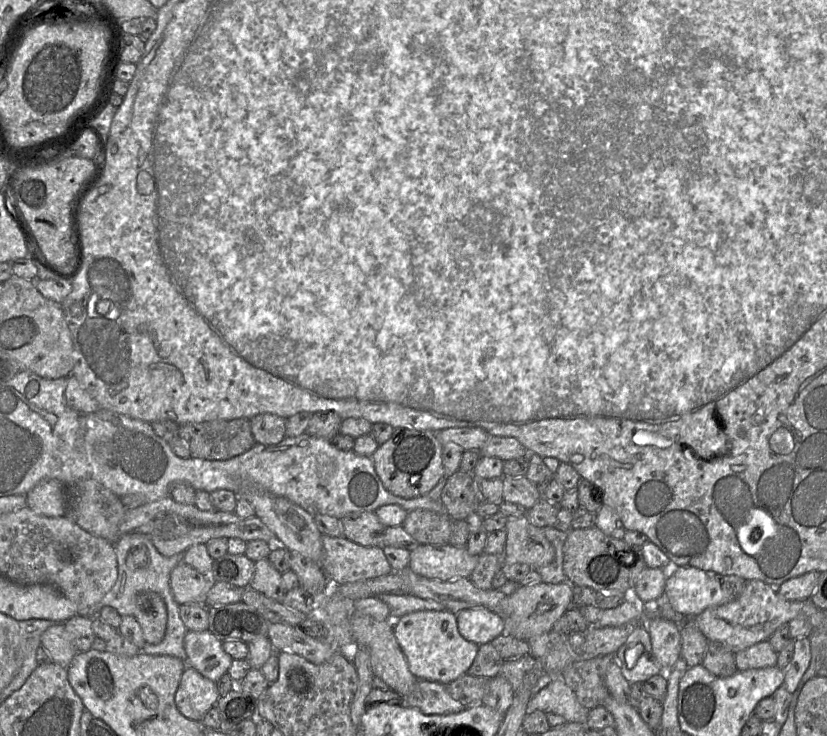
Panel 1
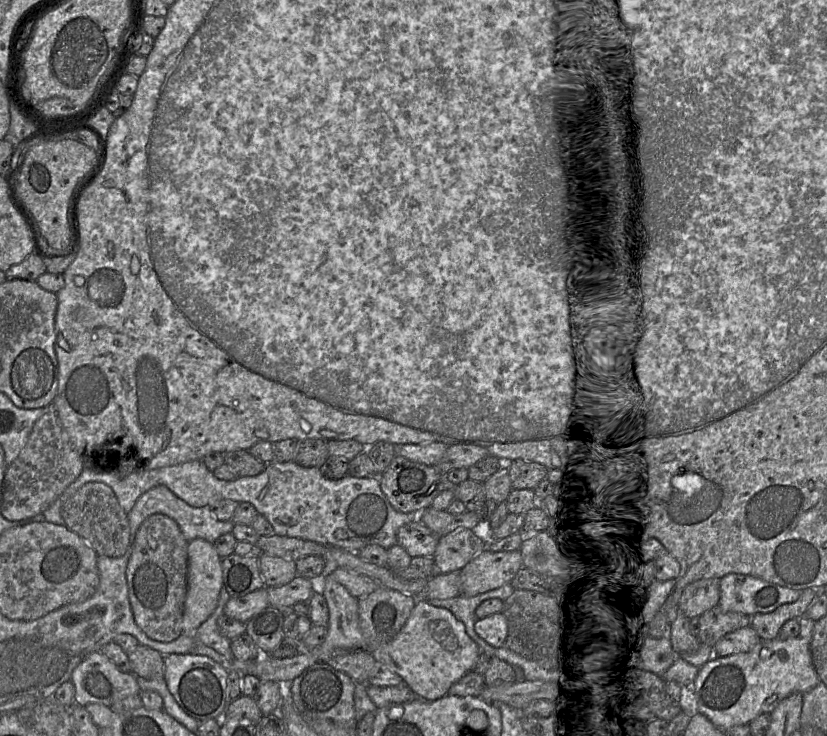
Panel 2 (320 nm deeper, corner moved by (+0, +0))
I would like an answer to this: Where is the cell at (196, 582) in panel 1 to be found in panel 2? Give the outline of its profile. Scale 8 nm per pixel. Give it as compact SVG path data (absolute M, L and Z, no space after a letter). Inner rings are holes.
M265 586L244 596L230 597L224 607L224 615L246 623L270 606L267 588Z

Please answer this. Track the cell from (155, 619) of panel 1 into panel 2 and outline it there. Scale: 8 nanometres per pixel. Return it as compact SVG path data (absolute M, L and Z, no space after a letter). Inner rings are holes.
M164 514L150 515L136 532L126 569L128 595L136 624L151 639L171 642L183 633L188 544L178 524Z

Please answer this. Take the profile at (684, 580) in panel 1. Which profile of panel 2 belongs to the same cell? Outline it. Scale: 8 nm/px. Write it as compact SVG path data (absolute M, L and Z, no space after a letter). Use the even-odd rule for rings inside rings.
M731 573L720 578L718 605L724 612L739 612L752 617L757 613L770 613L781 605L794 603L800 595L800 590L750 575Z

